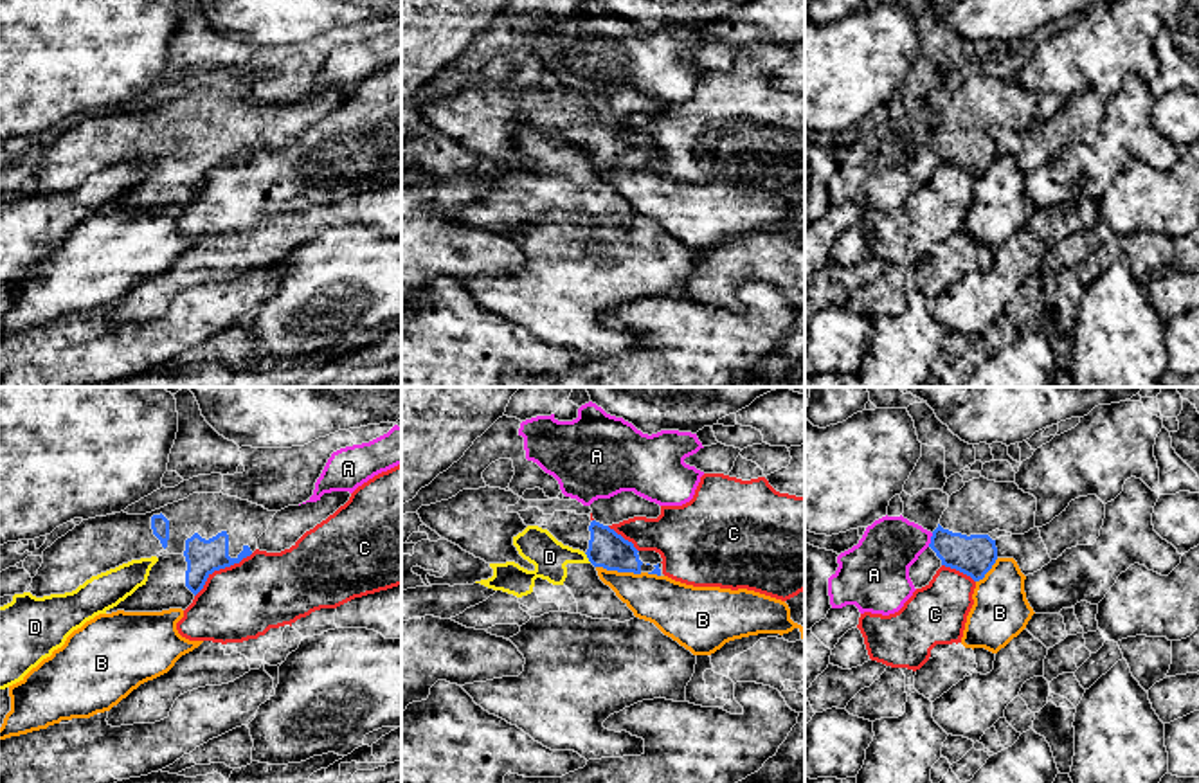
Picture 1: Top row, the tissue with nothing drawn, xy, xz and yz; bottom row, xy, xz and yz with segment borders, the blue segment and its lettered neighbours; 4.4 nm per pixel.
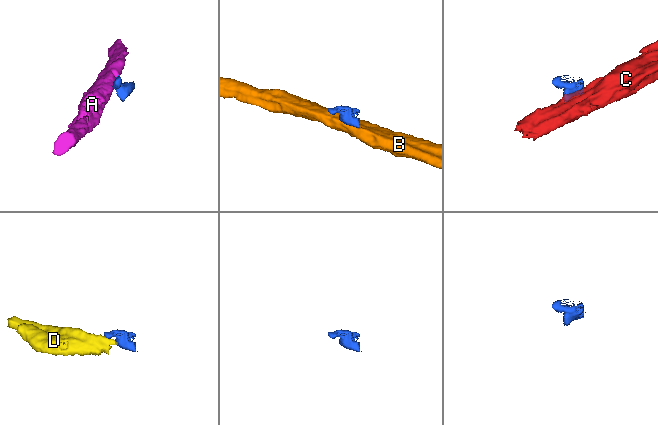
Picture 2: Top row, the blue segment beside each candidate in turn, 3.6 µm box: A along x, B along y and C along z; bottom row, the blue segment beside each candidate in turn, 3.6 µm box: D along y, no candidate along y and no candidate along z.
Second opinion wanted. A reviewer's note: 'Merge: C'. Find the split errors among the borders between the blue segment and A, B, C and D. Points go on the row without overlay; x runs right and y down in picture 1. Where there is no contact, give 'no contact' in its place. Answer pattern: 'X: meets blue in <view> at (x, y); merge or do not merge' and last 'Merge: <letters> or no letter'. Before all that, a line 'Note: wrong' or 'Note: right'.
Note: wrong
A: meets blue in yz at (931, 137); do not merge
B: meets blue in xz at (620, 168); do not merge
C: meets blue in xy at (220, 164); do not merge
D: meets blue in xz at (587, 153); do not merge
Merge: no letter

